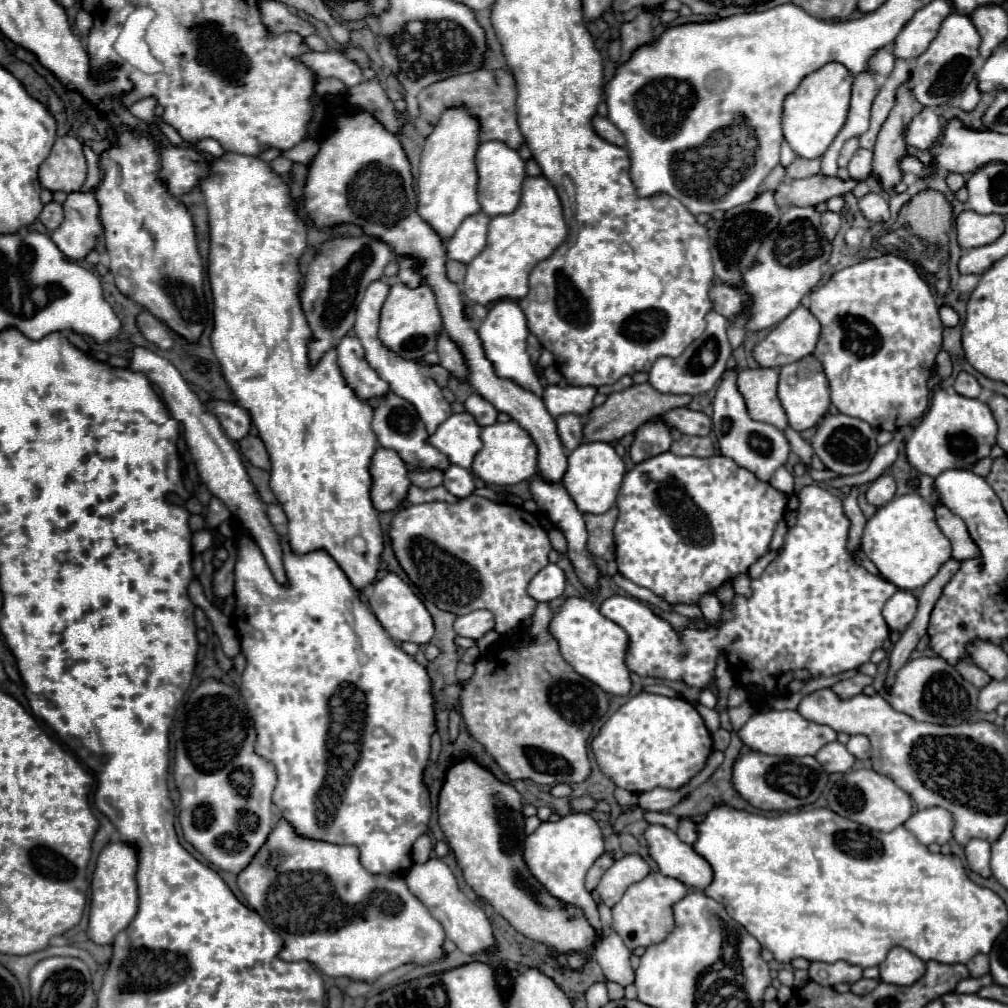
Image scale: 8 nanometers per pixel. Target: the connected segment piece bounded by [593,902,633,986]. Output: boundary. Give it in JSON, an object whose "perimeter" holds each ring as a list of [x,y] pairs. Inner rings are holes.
{"perimeter":[[[603,902],[599,904],[599,914],[603,924],[603,940],[593,950],[593,958],[597,960],[609,982],[627,986],[633,982],[633,968],[629,962],[631,950],[621,942],[621,938],[611,928],[611,910]]]}

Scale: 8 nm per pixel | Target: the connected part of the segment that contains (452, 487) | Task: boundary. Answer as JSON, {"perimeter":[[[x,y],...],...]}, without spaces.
{"perimeter":[[[449,466],[445,472],[443,472],[443,486],[457,498],[467,498],[475,492],[477,484],[471,476],[469,470],[461,468],[461,466]]]}

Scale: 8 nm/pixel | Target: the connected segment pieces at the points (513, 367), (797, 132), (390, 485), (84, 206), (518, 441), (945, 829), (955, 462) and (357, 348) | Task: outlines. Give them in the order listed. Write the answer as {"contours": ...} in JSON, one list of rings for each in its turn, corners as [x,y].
{"contours":[[[[499,300],[491,306],[491,310],[487,312],[487,316],[479,322],[477,326],[477,336],[481,340],[481,346],[485,350],[485,358],[493,364],[495,374],[499,378],[509,378],[515,384],[519,384],[521,388],[541,396],[543,386],[535,376],[535,370],[531,366],[531,358],[527,354],[527,322],[525,322],[525,314],[519,308],[519,304],[515,300]]],[[[831,62],[805,76],[797,86],[797,90],[785,96],[781,112],[781,128],[785,142],[791,146],[793,152],[797,152],[797,156],[819,158],[829,148],[829,144],[845,124],[851,86],[853,76],[849,74],[849,70],[845,70],[845,66],[837,62]]],[[[377,448],[371,458],[371,500],[379,512],[393,510],[411,486],[405,464],[395,450]]],[[[95,188],[89,192],[69,192],[63,214],[65,218],[51,238],[67,258],[81,260],[95,250],[97,240],[103,234]]],[[[509,420],[505,424],[495,422],[491,426],[485,426],[481,430],[481,442],[483,448],[477,452],[471,472],[485,484],[511,486],[537,474],[537,446],[533,446],[533,440],[521,426],[517,426],[517,422]]],[[[929,808],[929,810],[917,810],[905,824],[903,824],[923,846],[939,844],[951,840],[953,820],[951,814],[943,808]]],[[[937,388],[929,410],[923,414],[921,424],[913,430],[905,444],[907,462],[921,474],[937,476],[941,470],[963,468],[971,470],[981,458],[987,458],[995,446],[997,424],[987,404],[977,398],[965,398],[961,394]]],[[[343,336],[337,344],[337,354],[339,368],[357,396],[361,396],[363,400],[371,400],[373,396],[385,394],[389,390],[389,384],[381,380],[365,360],[365,350],[357,336]]]]}

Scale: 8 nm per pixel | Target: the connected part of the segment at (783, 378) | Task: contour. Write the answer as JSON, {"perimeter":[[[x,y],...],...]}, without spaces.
{"perimeter":[[[805,356],[793,364],[787,364],[779,370],[779,400],[783,410],[787,410],[789,426],[797,432],[803,432],[807,428],[813,428],[825,414],[831,404],[829,400],[829,382],[825,378],[825,372],[821,370],[821,362],[813,356]]]}

